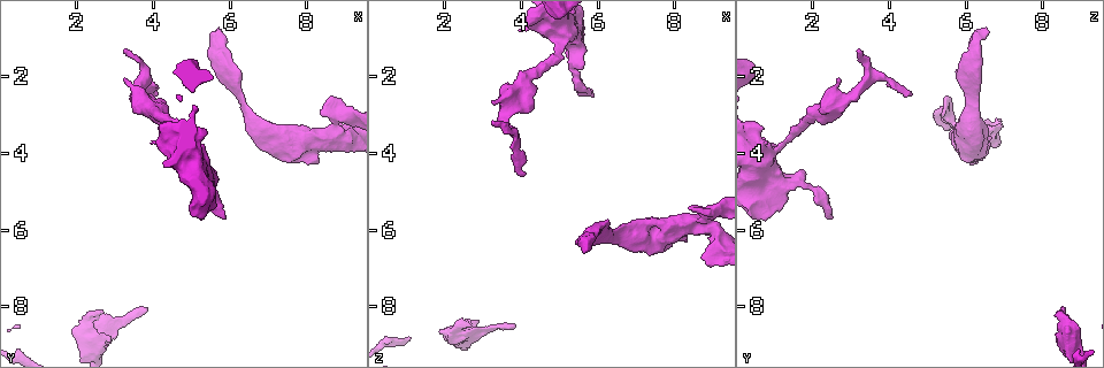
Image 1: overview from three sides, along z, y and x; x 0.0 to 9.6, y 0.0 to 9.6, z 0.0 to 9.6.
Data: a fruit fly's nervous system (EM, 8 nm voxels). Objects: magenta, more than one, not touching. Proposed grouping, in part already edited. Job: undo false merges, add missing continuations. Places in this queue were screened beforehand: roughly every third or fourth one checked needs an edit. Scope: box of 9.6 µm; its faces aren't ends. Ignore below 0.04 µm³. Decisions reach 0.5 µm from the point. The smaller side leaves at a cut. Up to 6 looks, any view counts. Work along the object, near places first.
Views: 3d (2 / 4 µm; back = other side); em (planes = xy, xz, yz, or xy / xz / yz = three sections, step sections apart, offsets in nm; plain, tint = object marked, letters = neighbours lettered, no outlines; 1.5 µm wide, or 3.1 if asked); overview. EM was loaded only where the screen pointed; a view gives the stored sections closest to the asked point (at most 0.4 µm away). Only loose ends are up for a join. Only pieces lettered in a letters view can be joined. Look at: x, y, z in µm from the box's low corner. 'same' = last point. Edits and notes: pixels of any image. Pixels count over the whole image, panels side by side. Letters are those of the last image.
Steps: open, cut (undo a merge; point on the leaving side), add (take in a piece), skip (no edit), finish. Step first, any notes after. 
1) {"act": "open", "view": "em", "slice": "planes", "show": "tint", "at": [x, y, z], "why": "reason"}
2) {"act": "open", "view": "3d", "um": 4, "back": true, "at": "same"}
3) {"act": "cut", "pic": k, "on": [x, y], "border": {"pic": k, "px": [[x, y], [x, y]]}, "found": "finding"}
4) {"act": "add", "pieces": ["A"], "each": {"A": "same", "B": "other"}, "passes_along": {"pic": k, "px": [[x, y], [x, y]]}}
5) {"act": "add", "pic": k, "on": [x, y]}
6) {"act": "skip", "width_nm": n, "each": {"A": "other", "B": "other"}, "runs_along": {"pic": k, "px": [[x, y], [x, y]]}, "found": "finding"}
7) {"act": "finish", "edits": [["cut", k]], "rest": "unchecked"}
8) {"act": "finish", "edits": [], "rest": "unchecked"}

{"act": "open", "view": "3d", "um": 2, "at": [4.00, 3.65, 0.85], "why": "free end"}

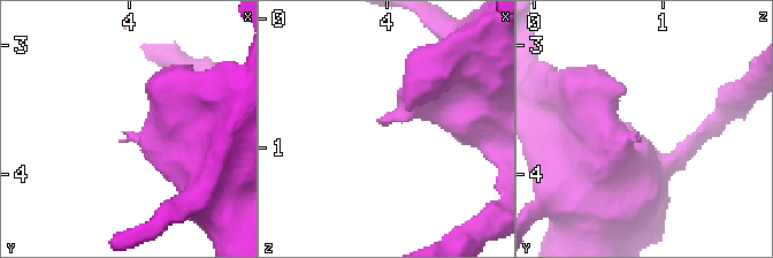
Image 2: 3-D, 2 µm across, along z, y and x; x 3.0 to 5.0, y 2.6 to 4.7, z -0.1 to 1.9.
{"act": "open", "view": "em", "slice": "xy", "step": 8, "show": "letters", "at": [3.94, 3.68, 0.78]}

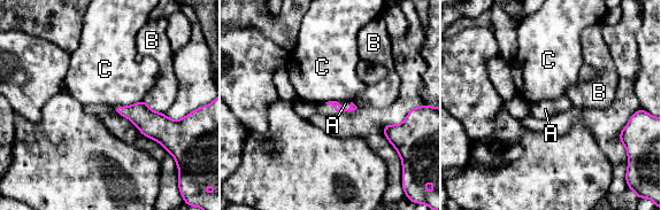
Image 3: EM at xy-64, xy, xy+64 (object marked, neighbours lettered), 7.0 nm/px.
{"act": "open", "view": "em", "slice": "planes", "show": "letters", "at": "same"}

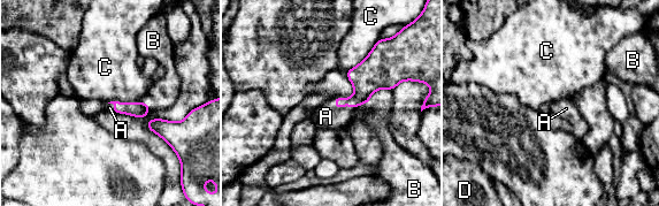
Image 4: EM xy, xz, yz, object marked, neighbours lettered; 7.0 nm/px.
{"act": "add", "pieces": ["A"], "each": {"A": "same", "B": "other", "C": "other", "D": "other"}, "found": "it goes on there"}

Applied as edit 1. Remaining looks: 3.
{"act": "open", "view": "em", "slice": "xy", "step": 8, "show": "letters", "at": [4.10, 2.45, 4.55], "why": "branch stops here"}

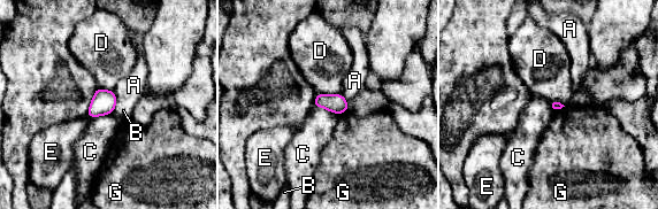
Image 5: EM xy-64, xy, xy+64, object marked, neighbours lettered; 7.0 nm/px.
{"act": "skip", "each": {"A": "other", "B": "other", "C": "other", "D": "other", "E": "other", "G": "other"}, "found": "no lettered piece goes on from it"}

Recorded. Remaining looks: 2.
{"act": "finish", "edits": [["add", 4]], "rest": "unchecked"}

